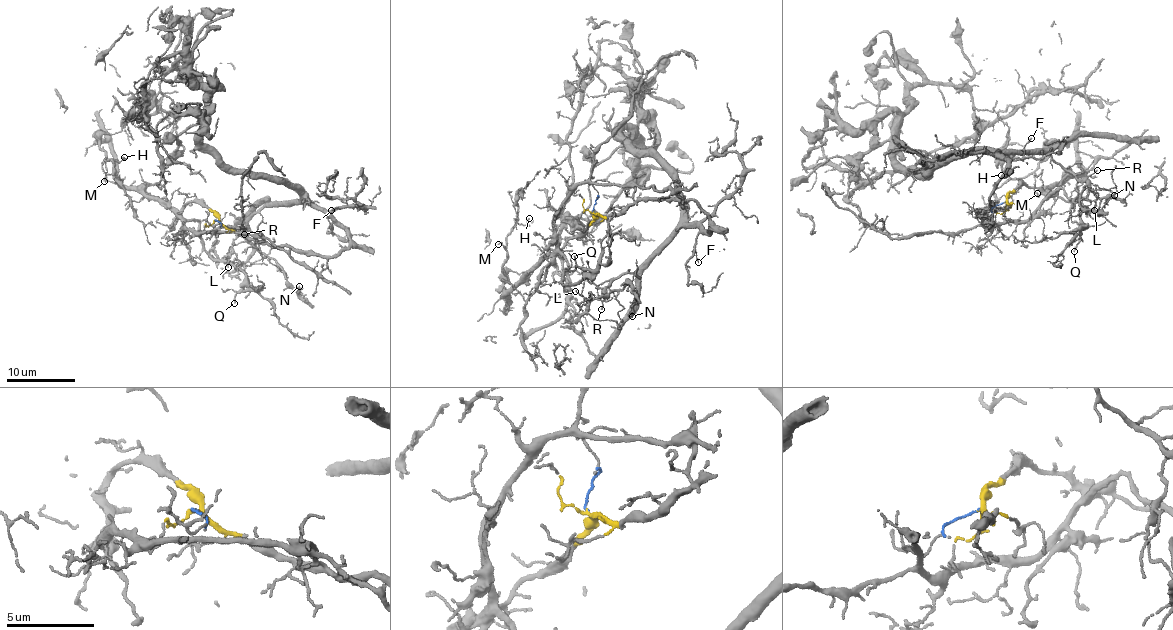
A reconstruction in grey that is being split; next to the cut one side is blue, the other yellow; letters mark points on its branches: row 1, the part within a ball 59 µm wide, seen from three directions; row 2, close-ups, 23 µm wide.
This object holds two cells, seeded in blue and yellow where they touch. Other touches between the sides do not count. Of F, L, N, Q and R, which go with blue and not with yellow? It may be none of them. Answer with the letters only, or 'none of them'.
Q

